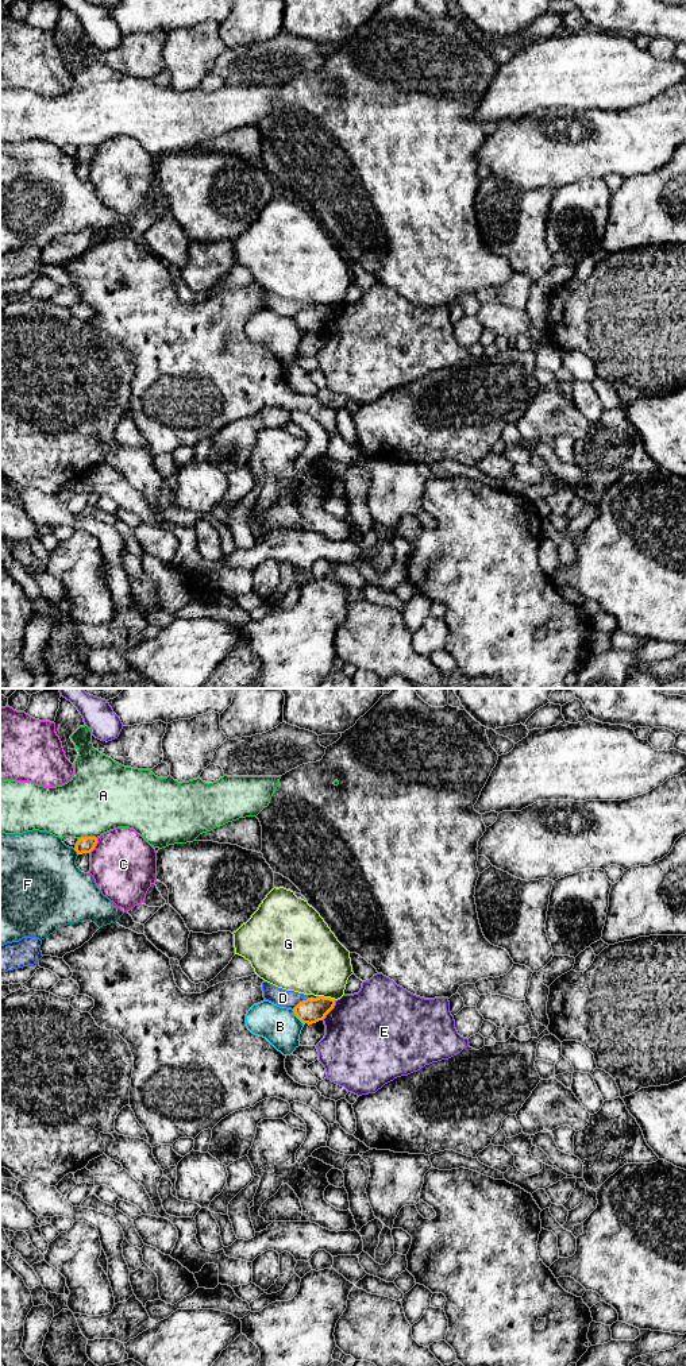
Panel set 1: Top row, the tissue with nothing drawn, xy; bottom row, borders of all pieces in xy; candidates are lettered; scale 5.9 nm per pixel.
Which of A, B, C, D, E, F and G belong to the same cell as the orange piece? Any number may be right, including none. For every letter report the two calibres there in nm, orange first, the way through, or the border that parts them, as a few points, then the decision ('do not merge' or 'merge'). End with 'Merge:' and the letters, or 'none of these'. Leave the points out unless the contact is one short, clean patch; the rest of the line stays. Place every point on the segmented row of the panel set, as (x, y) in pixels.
A: 100 nm thick on the orange side, 400 nm on the other; do not merge
B: 150 nm thick on the orange side, 220 nm on the other; do not merge
C: 100 nm thick on the orange side, 400 nm on the other; do not merge
D: 150 nm thick on the orange side, 110 nm on the other; do not merge
E: 150 nm thick on the orange side, 480 nm on the other; do not merge
F: 100 nm thick on the orange side, 440 nm on the other; do not merge
G: 150 nm thick on the orange side, 400 nm on the other; do not merge
Merge: none of these

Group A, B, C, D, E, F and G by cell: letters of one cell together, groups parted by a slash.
A / B / C / D / E / F / G

